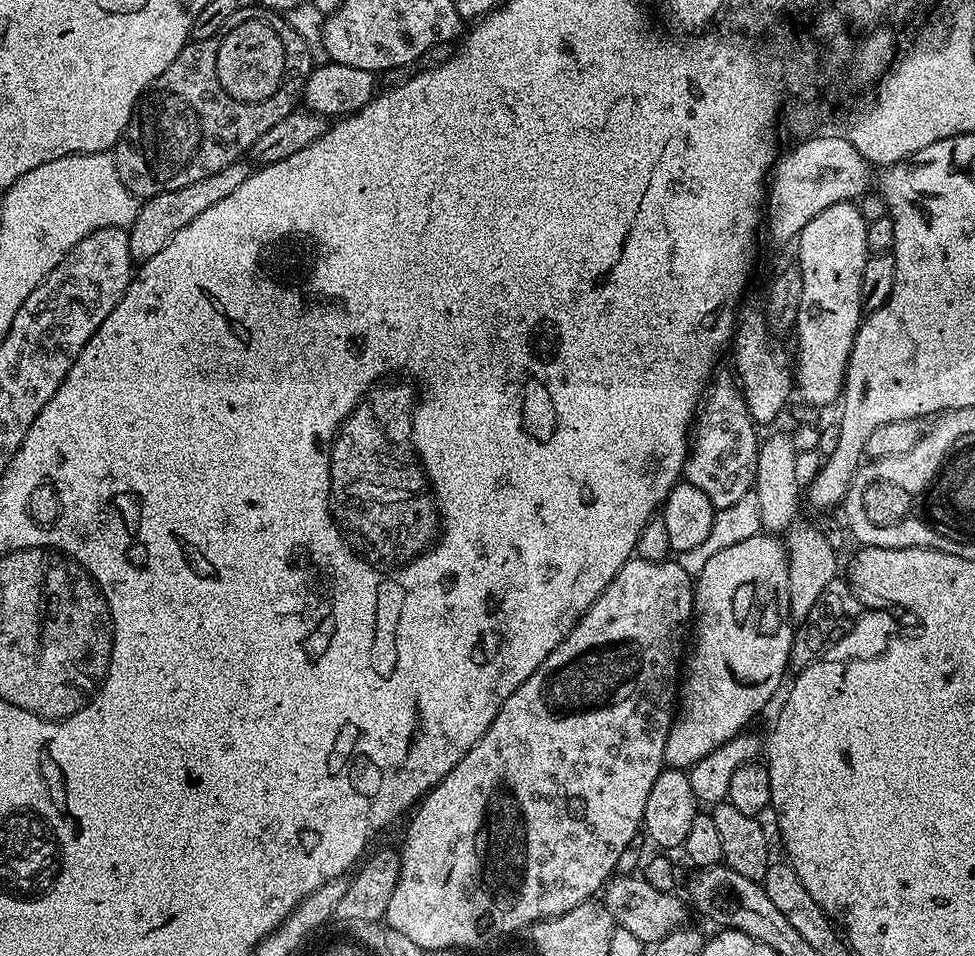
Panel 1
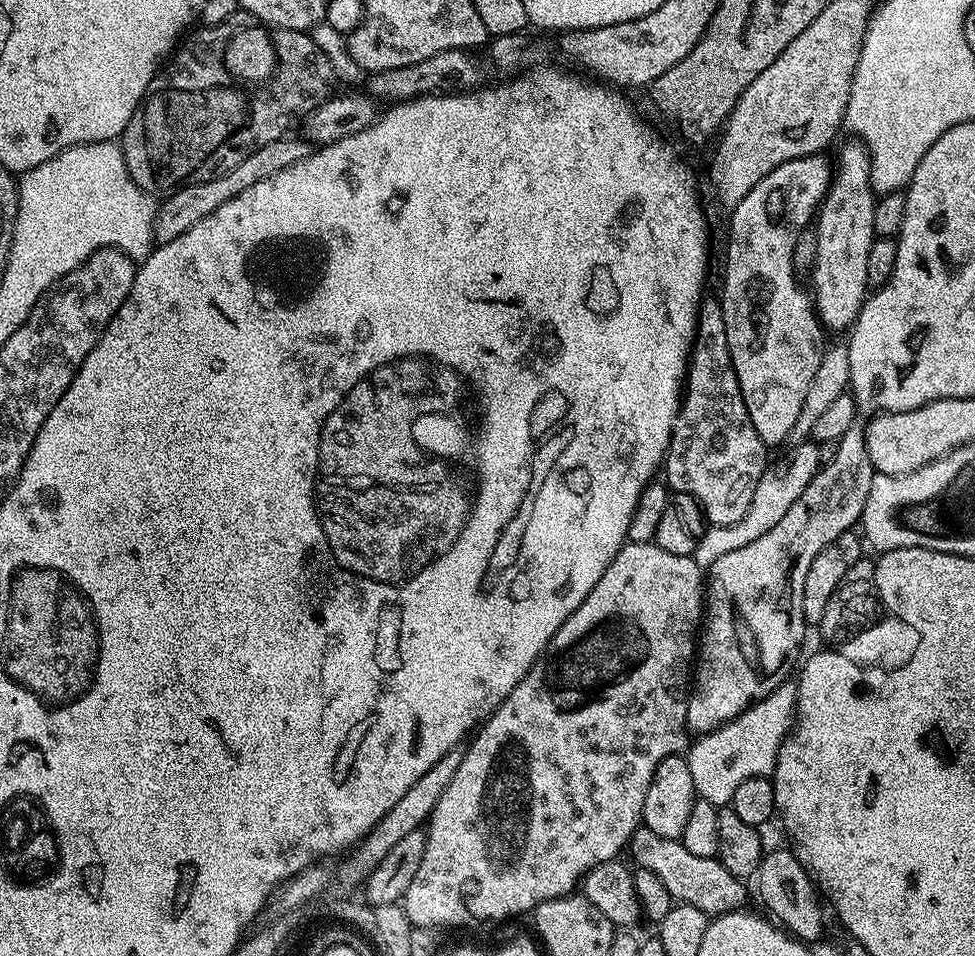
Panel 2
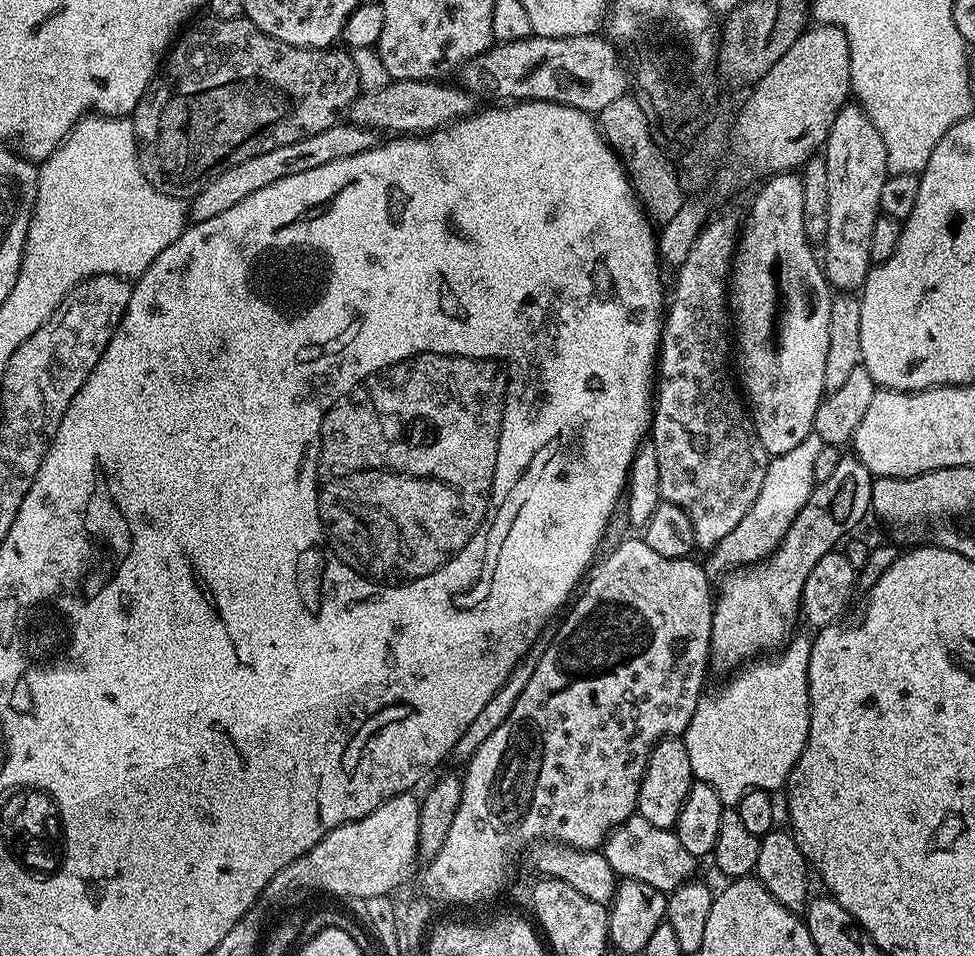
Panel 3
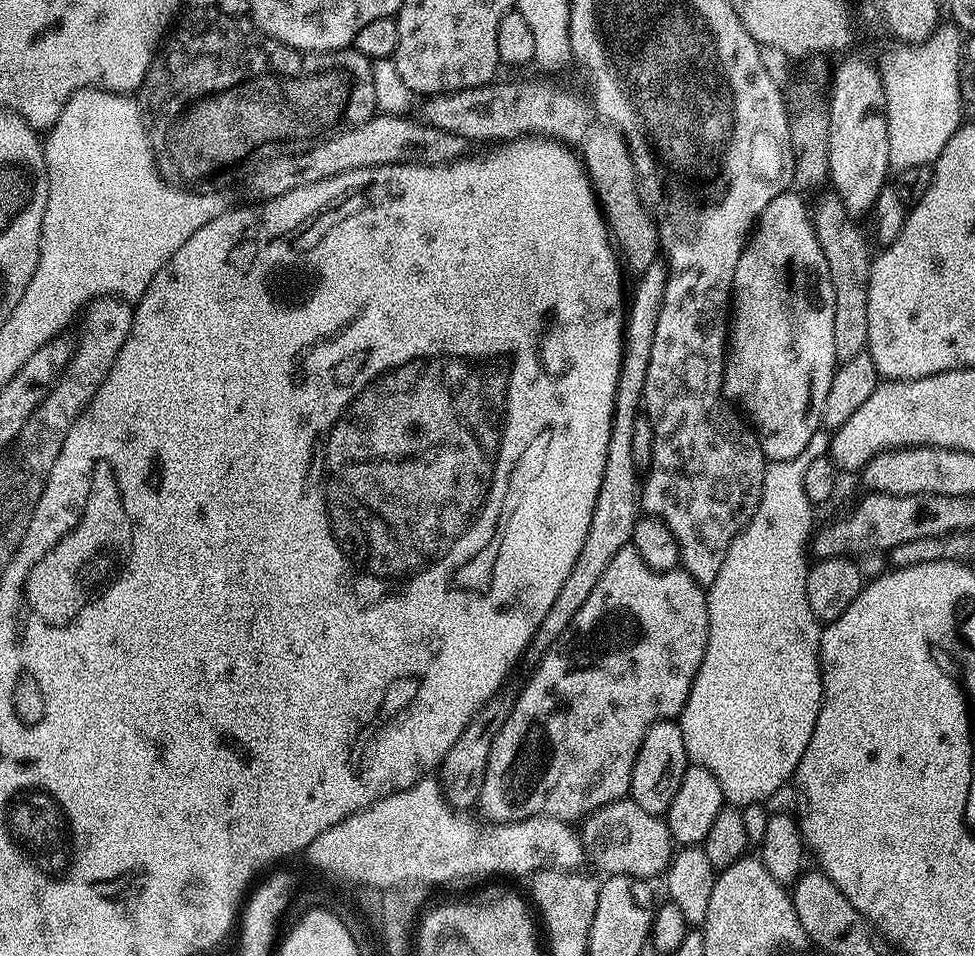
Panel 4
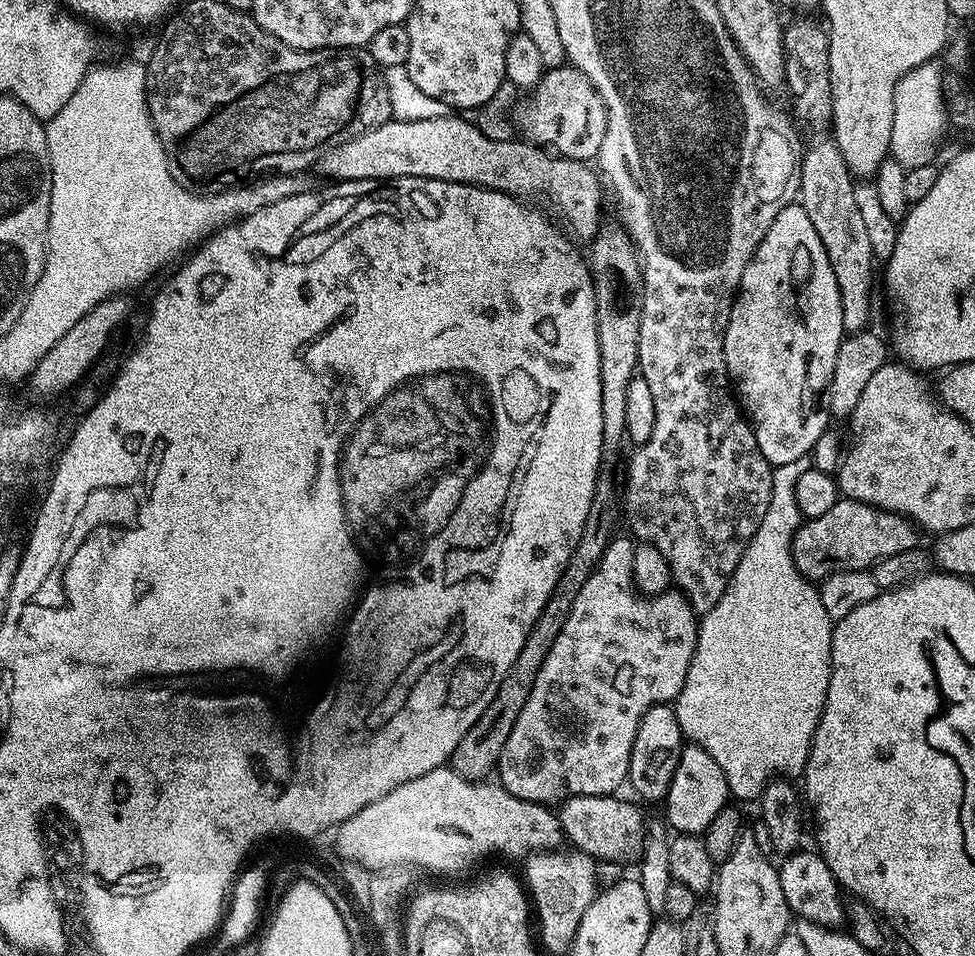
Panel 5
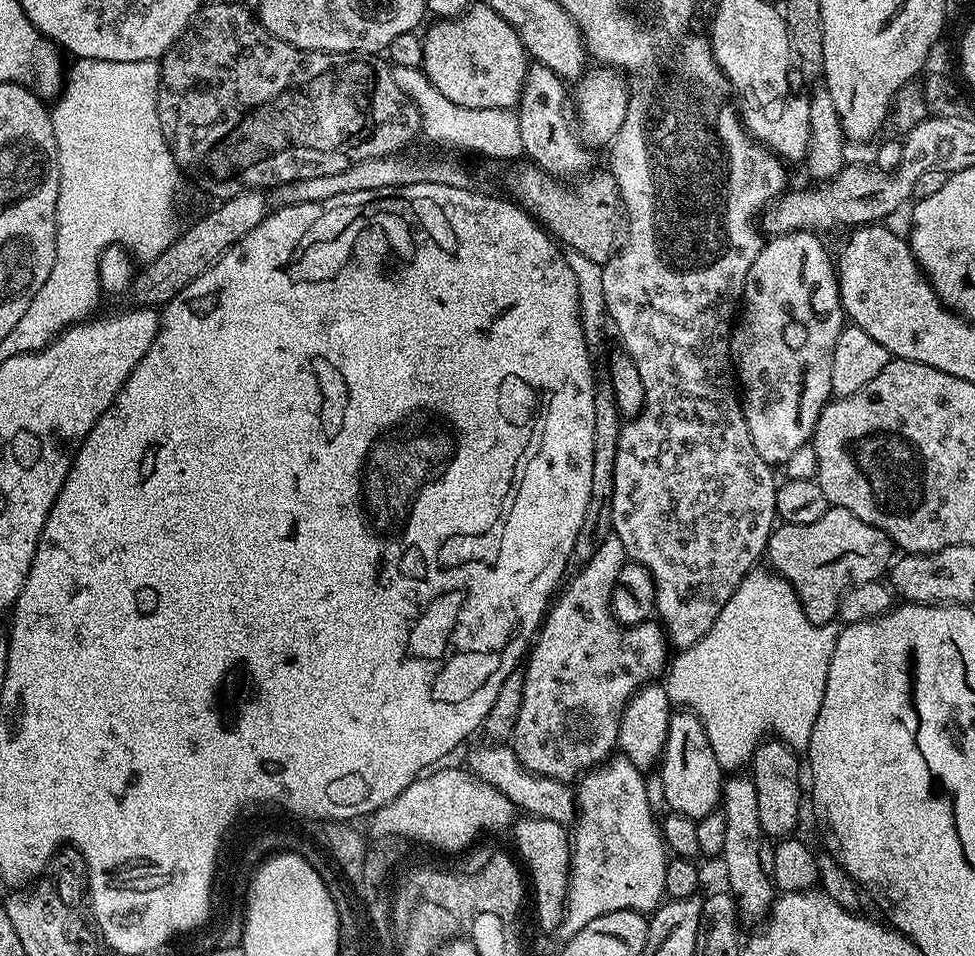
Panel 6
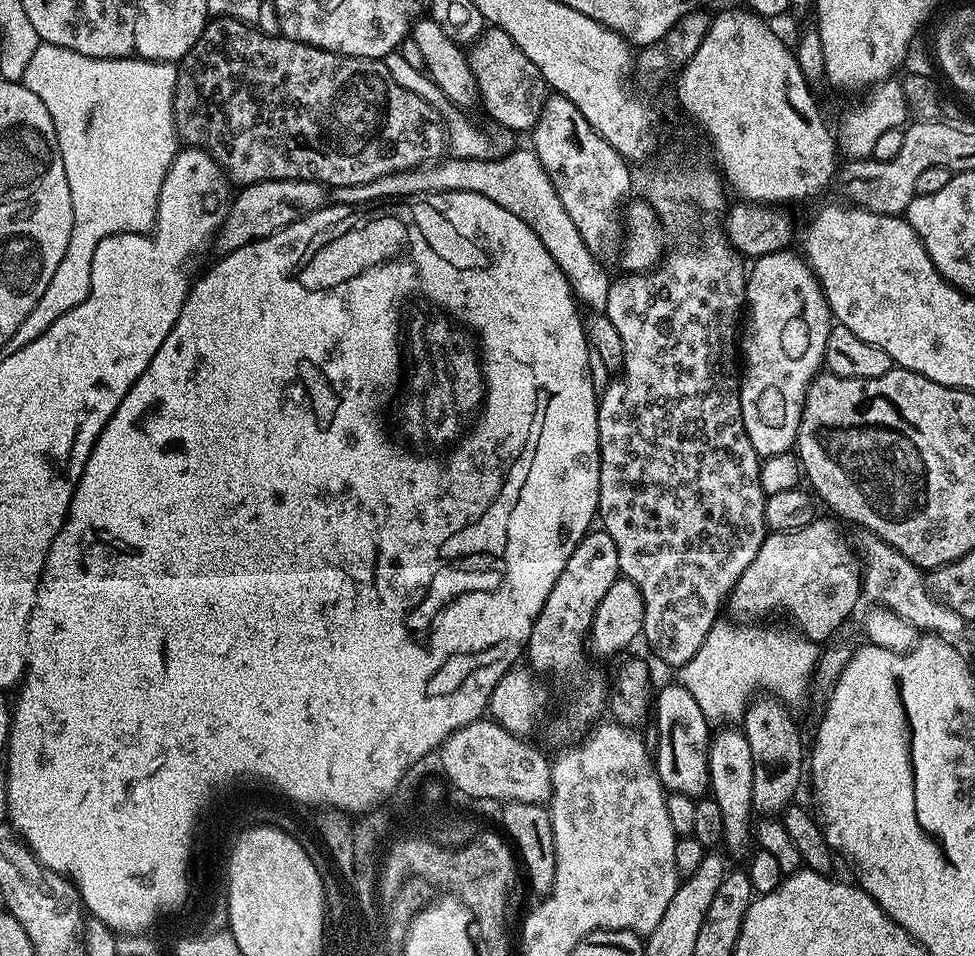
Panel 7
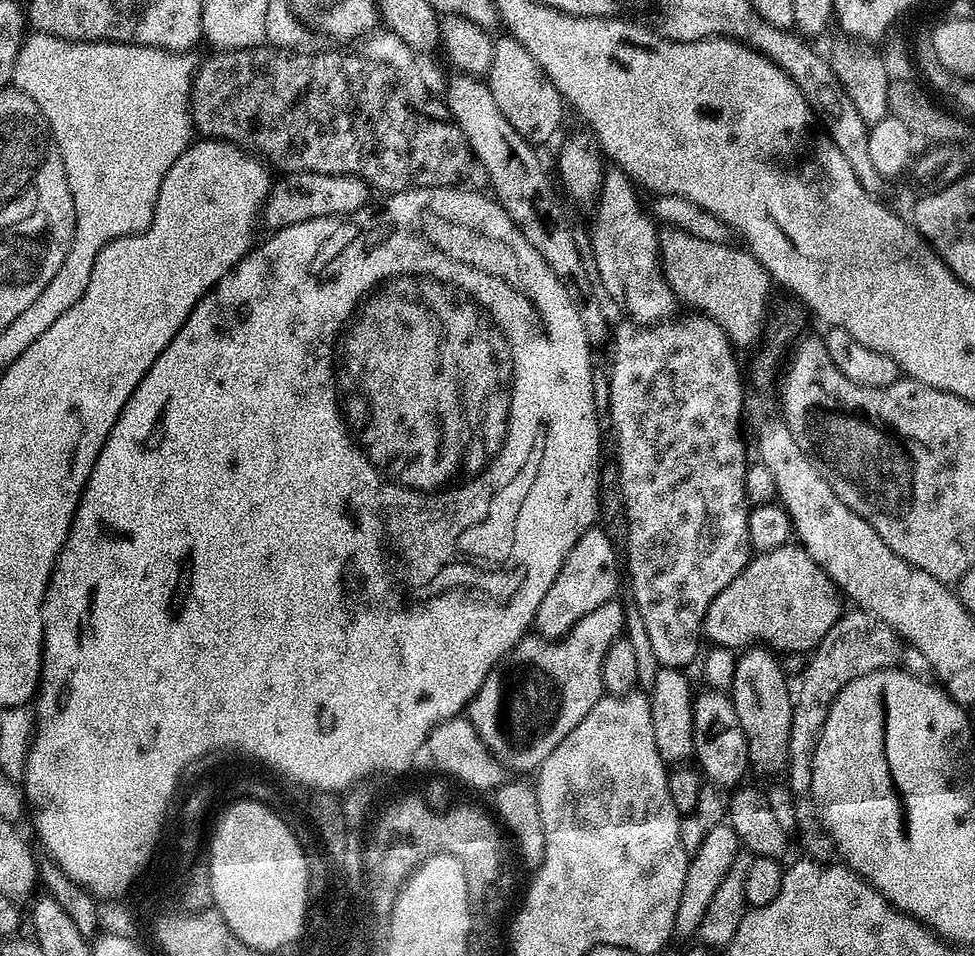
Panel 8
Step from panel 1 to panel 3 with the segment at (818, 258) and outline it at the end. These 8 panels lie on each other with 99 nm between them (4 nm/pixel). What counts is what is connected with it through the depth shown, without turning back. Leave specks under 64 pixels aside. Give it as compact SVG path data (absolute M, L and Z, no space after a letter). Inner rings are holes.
M849 102L834 118L822 155L830 181L830 227L822 245L824 275L833 289L860 290L865 287L872 264L870 234L874 234L874 222L881 215L882 182L890 174L886 142L882 142L882 134L878 134L859 103Z

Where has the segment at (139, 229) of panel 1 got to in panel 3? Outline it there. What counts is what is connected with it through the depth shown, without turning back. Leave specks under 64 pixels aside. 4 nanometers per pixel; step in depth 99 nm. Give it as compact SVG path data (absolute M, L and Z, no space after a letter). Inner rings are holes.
M341 122L330 130L322 130L318 134L302 138L302 142L290 142L290 146L278 146L278 150L270 150L266 154L254 154L254 158L246 158L246 162L231 164L223 172L219 172L191 197L191 223L197 224L206 222L206 218L215 218L217 214L230 210L230 206L238 206L238 202L254 194L254 190L262 190L262 186L278 182L278 178L290 178L290 174L302 174L302 170L314 170L318 166L326 166L326 162L362 154L375 148L377 143L377 133L371 128L359 128L351 122Z

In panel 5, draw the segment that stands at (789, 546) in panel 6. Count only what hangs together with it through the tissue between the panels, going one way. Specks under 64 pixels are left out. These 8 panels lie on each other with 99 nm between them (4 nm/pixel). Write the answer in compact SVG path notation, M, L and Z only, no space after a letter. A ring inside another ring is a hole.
M841 498L826 514L813 520L804 520L792 539L792 557L800 573L813 582L819 582L835 572L871 569L890 554L917 547L917 525L907 516L887 512L857 500Z

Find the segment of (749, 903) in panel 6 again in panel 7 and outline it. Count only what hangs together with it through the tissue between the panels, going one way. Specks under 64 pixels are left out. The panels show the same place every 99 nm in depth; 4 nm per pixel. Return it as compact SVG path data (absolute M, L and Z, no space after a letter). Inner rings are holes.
M720 726L711 733L708 742L708 769L710 770L711 799L718 802L722 810L722 826L724 827L723 847L728 847L727 855L747 857L754 848L754 809L752 795L754 794L754 758L750 758L750 742L746 742L743 731L736 726Z

